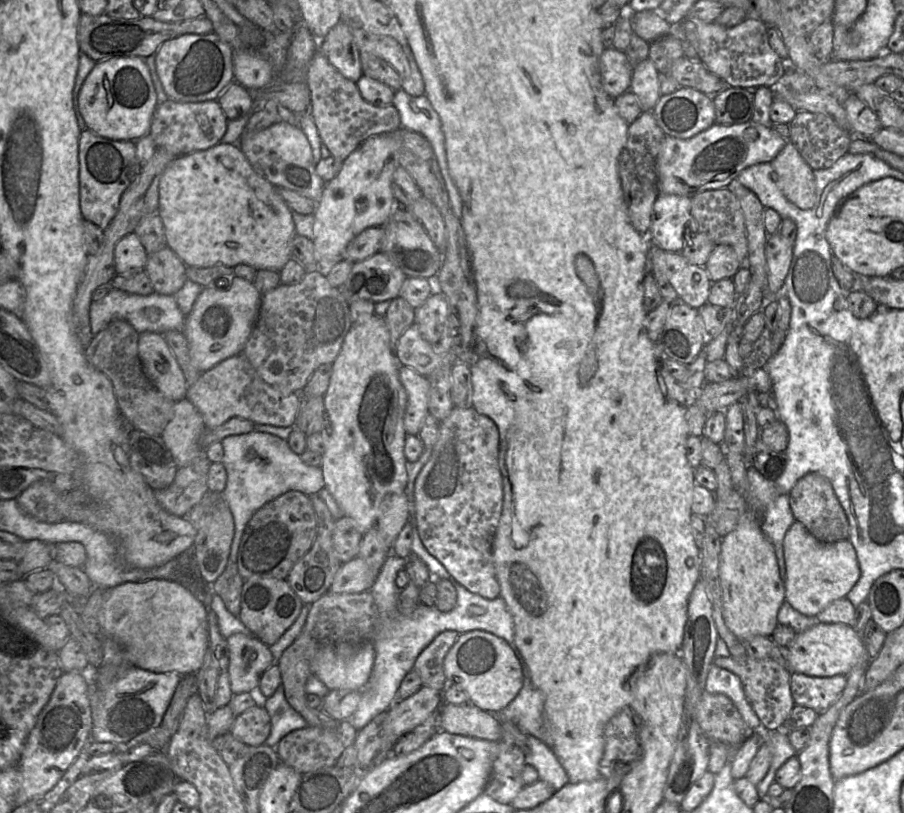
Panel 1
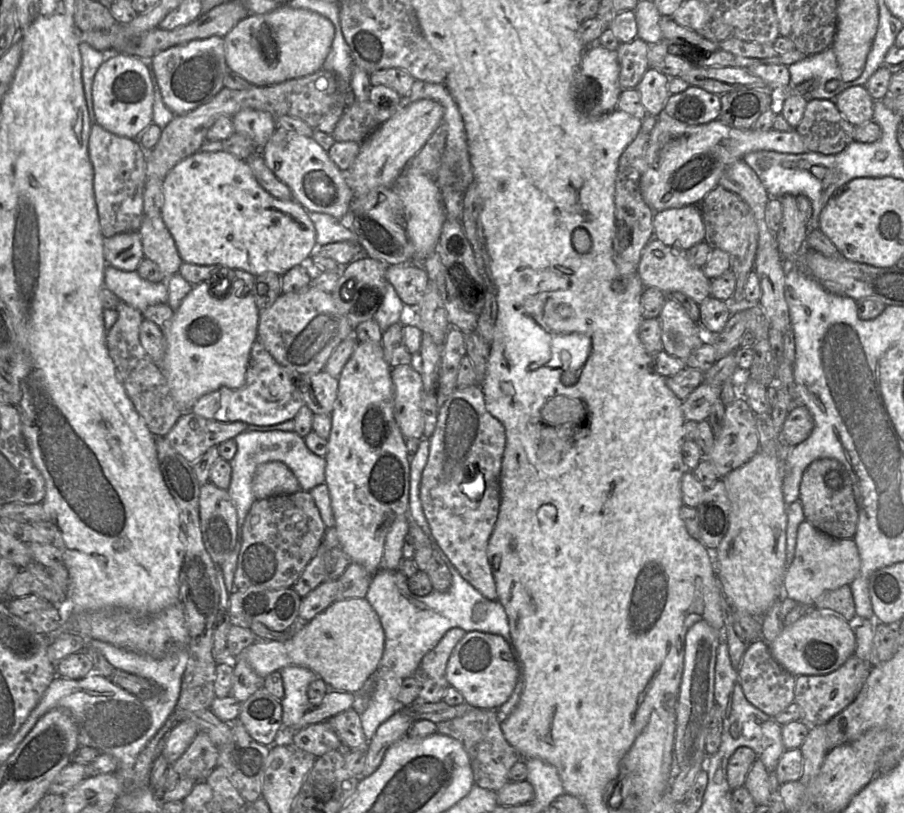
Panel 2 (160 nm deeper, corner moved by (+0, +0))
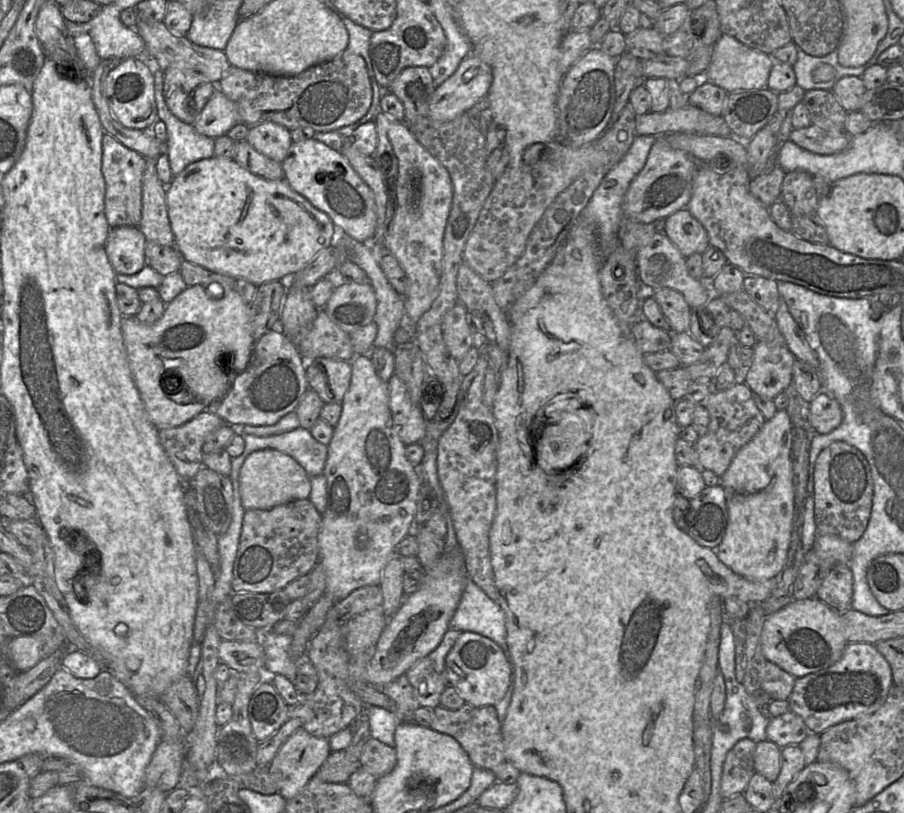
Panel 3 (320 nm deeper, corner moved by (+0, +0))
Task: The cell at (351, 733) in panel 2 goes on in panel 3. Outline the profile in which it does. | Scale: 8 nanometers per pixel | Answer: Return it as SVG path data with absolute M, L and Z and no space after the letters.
M370 738L365 743L360 757L360 765L377 779L390 773L397 763L394 747Z

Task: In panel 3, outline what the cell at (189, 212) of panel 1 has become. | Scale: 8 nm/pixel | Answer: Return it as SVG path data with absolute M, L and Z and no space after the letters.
M213 156L186 166L166 187L166 203L171 229L175 238L175 246L183 260L202 266L212 272L227 275L234 280L244 279L256 286L272 281L287 282L293 275L301 271L323 249L332 245L338 228L330 217L314 207L305 197L295 192L285 179L266 180L238 164L235 160Z

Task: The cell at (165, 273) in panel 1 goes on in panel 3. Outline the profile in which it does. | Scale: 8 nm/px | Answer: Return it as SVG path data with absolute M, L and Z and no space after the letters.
M157 158L146 159L142 187L142 218L138 225L147 242L162 246L175 244L166 203L166 186L157 175Z

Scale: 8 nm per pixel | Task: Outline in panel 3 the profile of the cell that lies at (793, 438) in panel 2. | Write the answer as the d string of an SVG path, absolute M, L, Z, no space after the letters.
M820 392L810 403L808 422L817 434L826 434L837 428L843 420L839 402L828 393Z

